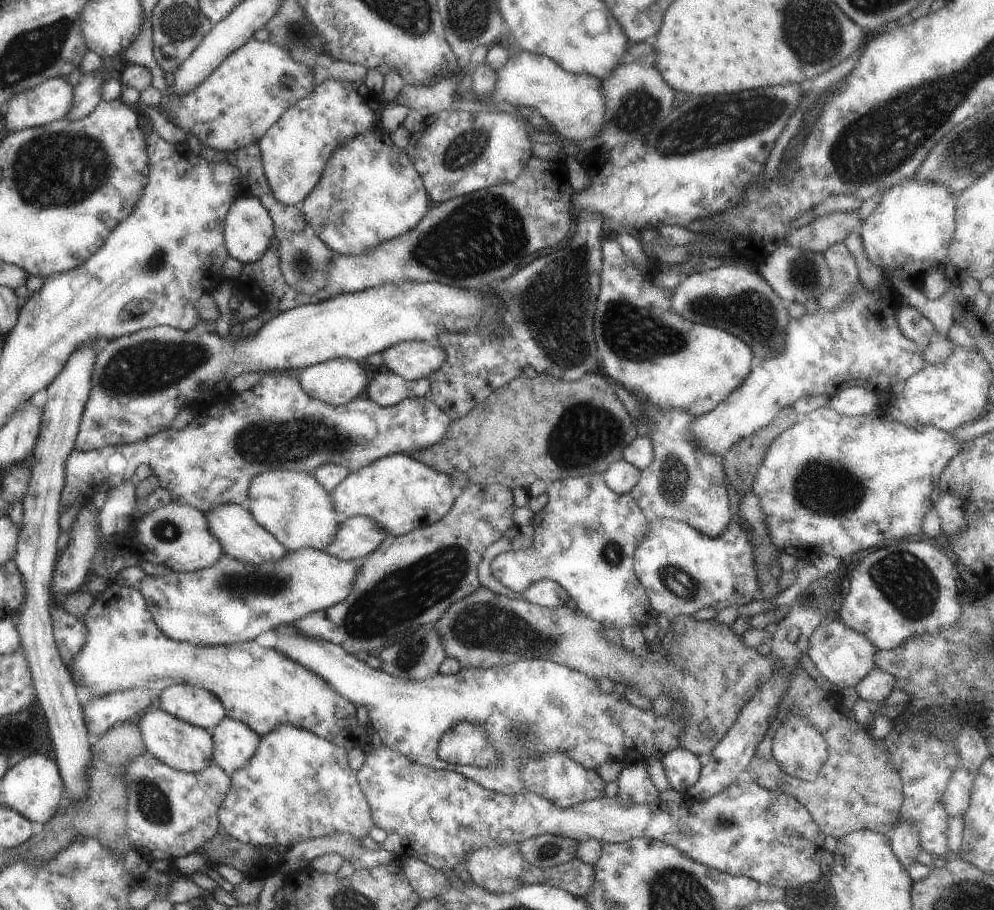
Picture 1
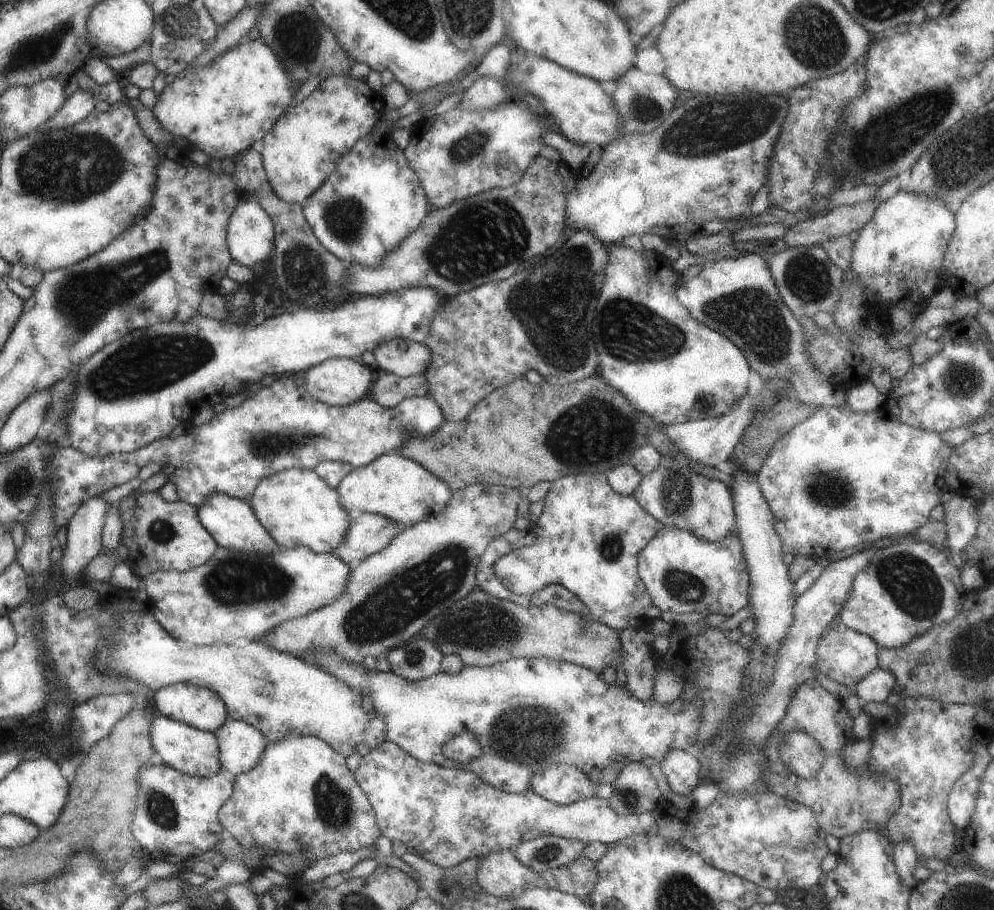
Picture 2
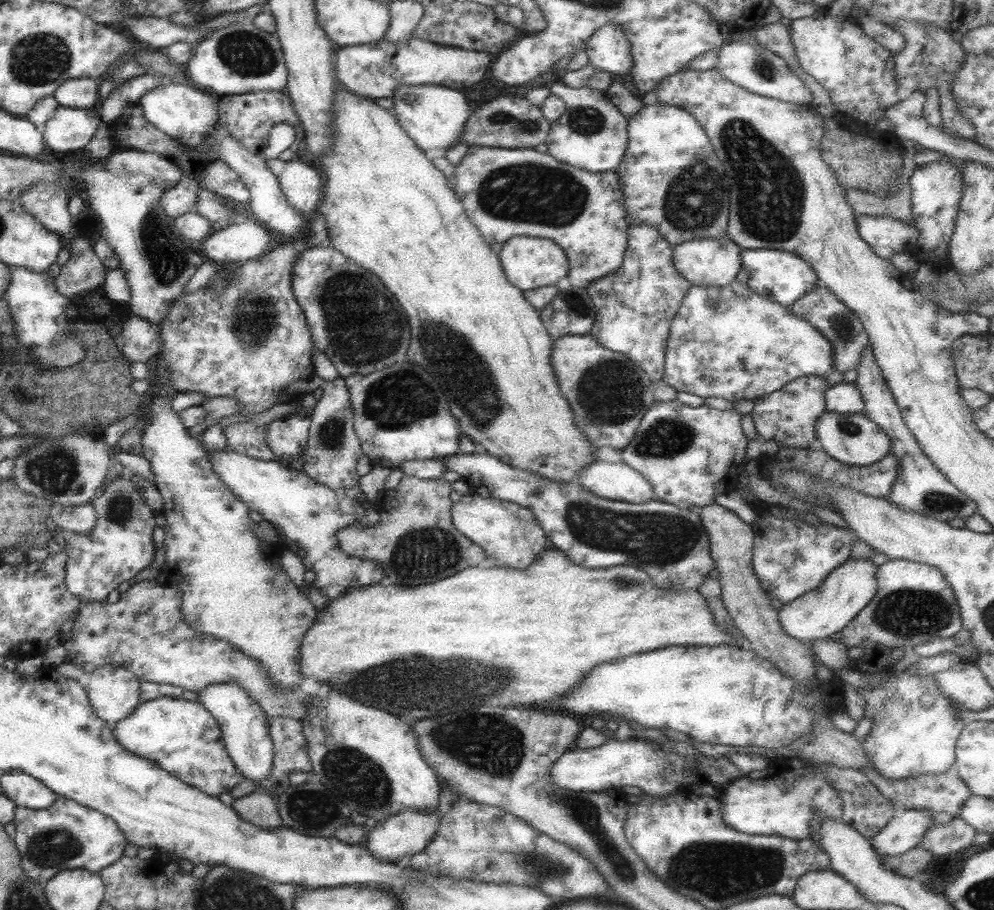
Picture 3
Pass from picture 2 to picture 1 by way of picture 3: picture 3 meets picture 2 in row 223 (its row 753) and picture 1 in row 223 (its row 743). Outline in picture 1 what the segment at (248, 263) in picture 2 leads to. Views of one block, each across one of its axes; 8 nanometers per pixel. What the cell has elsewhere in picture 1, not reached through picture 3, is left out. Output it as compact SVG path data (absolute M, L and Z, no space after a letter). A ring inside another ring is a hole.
M239 195L223 218L222 238L226 254L242 264L255 262L274 243L273 226L267 211L257 198Z

